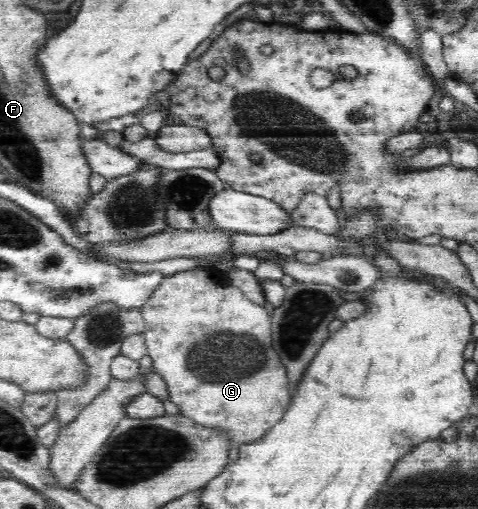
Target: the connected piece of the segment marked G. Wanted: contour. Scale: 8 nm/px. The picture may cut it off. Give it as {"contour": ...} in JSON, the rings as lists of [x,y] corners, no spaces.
{"contour":[[[215,266],[195,267],[191,270],[181,271],[171,276],[163,276],[159,286],[153,290],[145,306],[139,310],[145,321],[144,337],[148,355],[152,360],[152,369],[162,376],[165,380],[168,390],[168,398],[173,404],[179,407],[180,415],[193,420],[193,423],[201,427],[217,430],[225,430],[232,434],[233,445],[245,445],[254,440],[259,441],[267,432],[279,423],[287,410],[287,406],[292,400],[293,393],[290,392],[291,383],[289,383],[286,366],[280,360],[276,350],[272,346],[272,322],[271,315],[265,306],[252,303],[245,296],[243,291],[233,287],[225,272],[217,269]]]}

